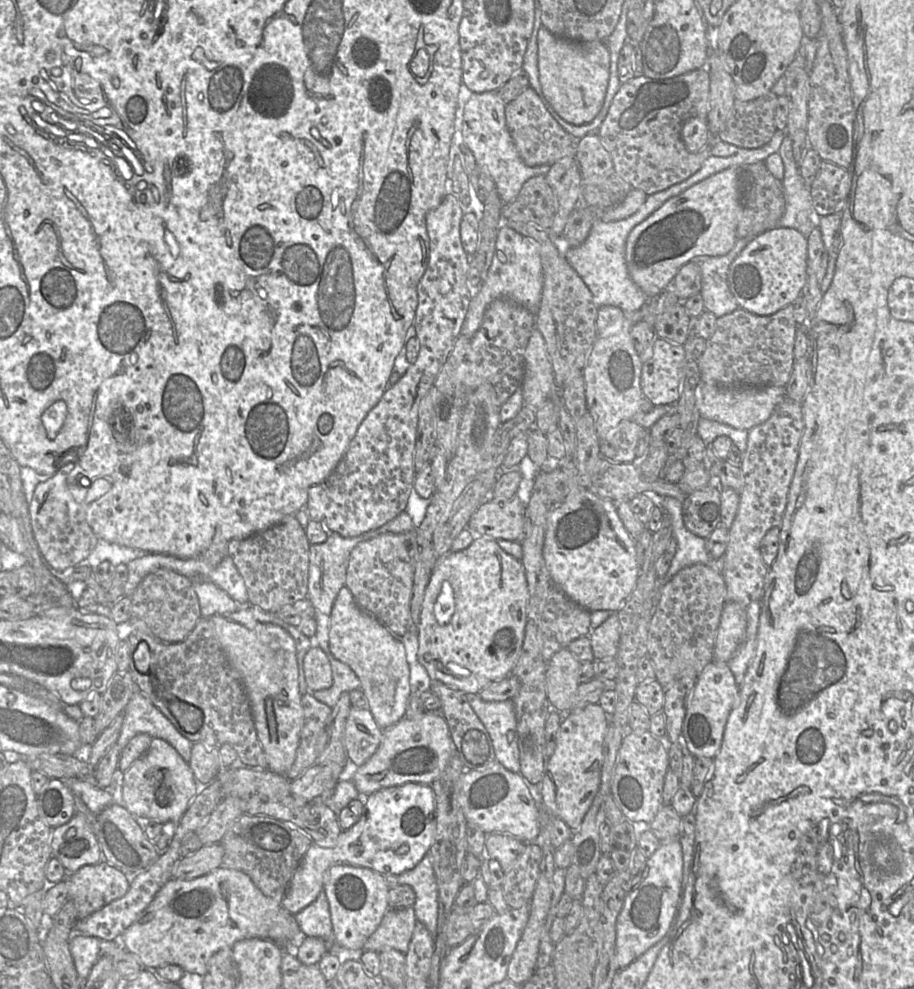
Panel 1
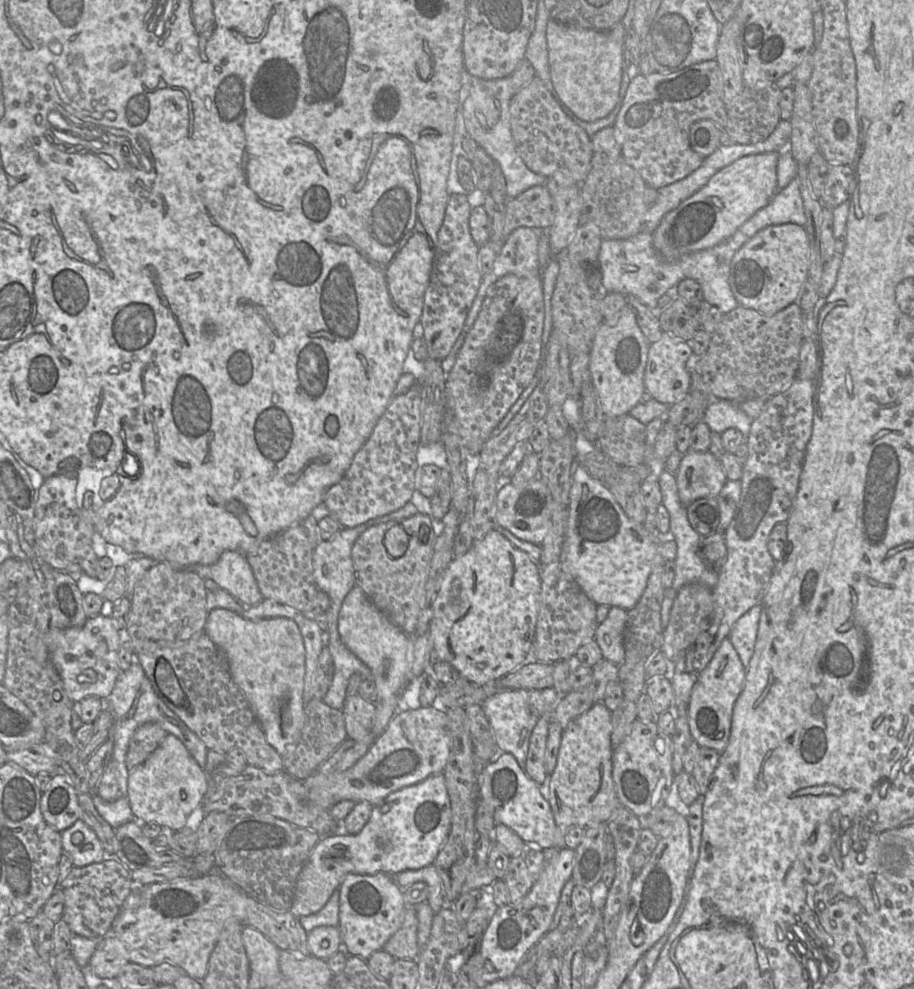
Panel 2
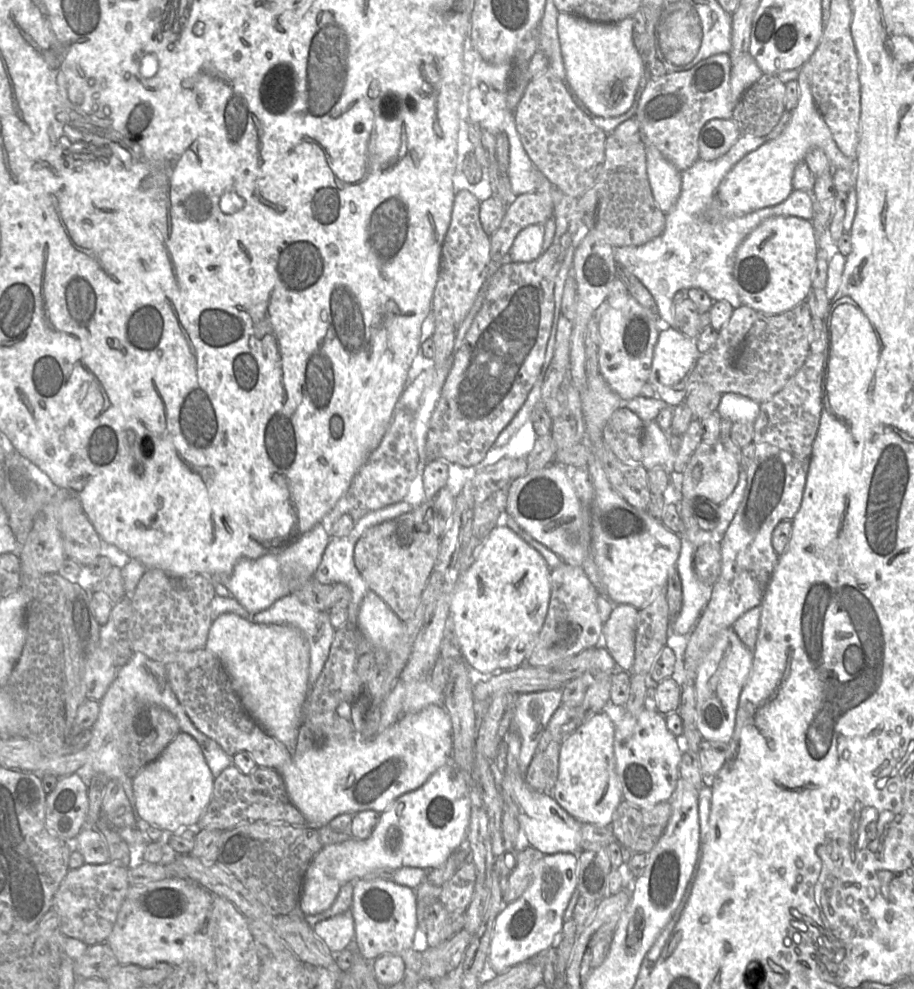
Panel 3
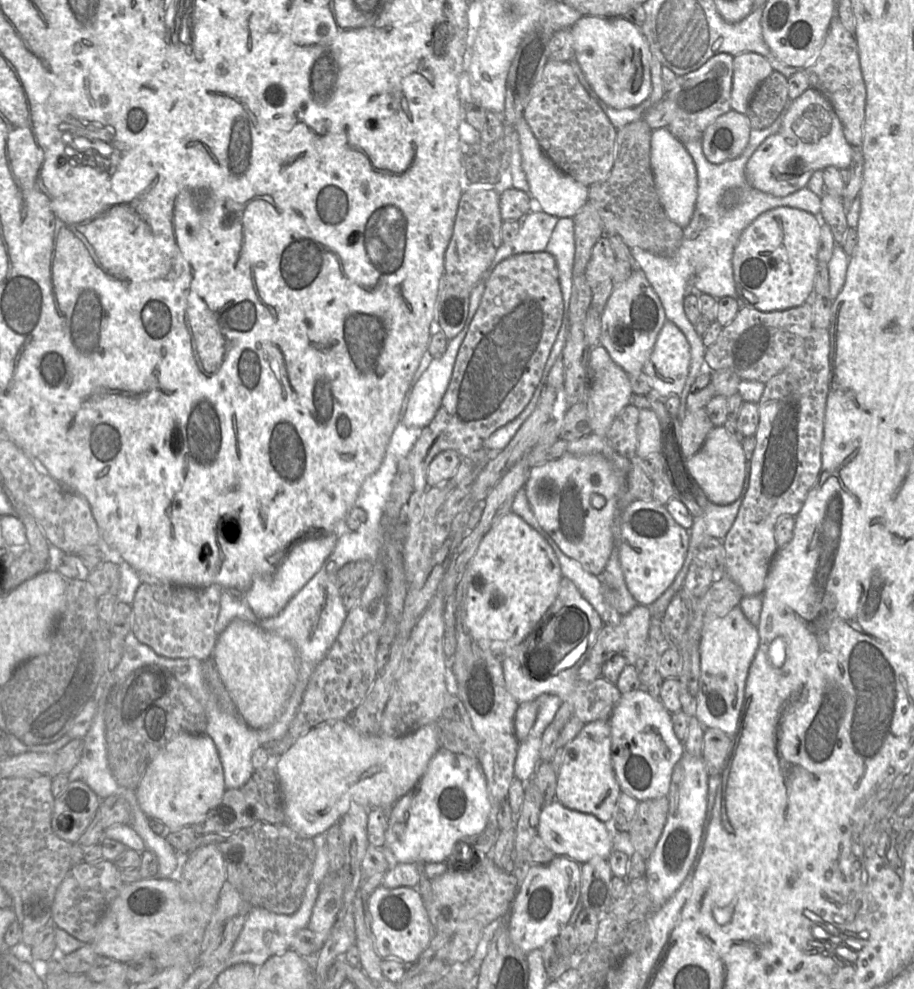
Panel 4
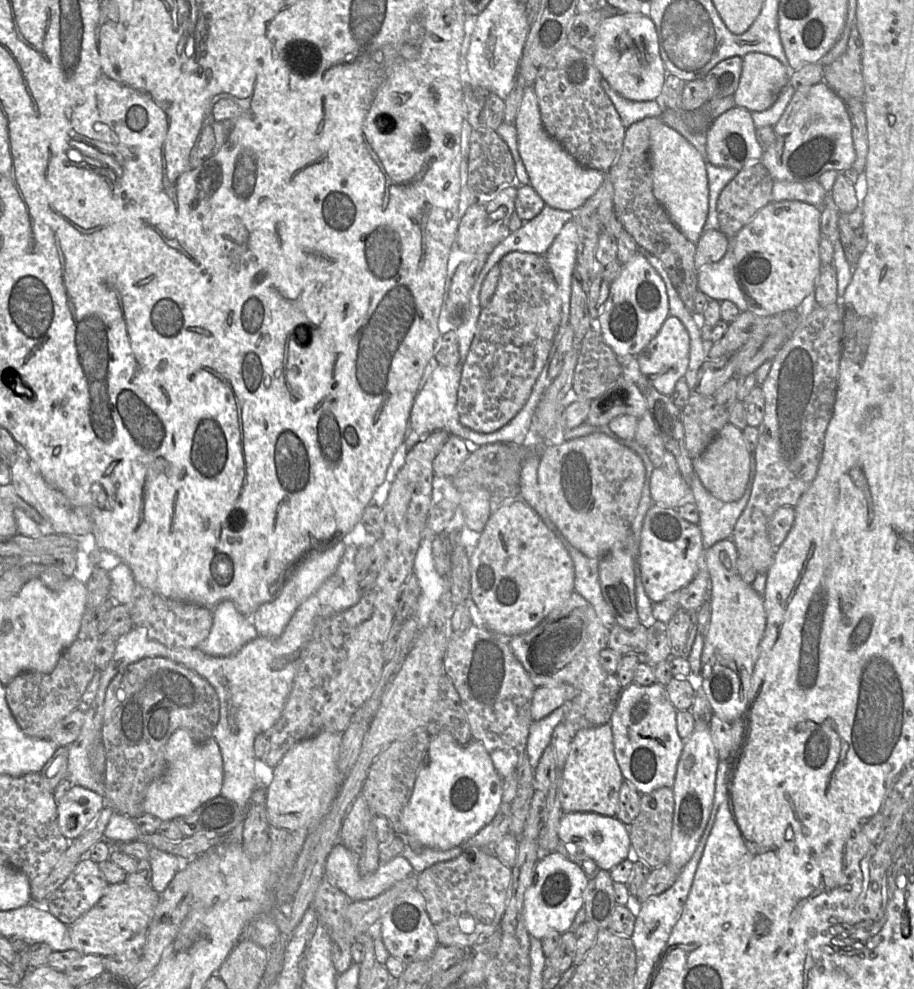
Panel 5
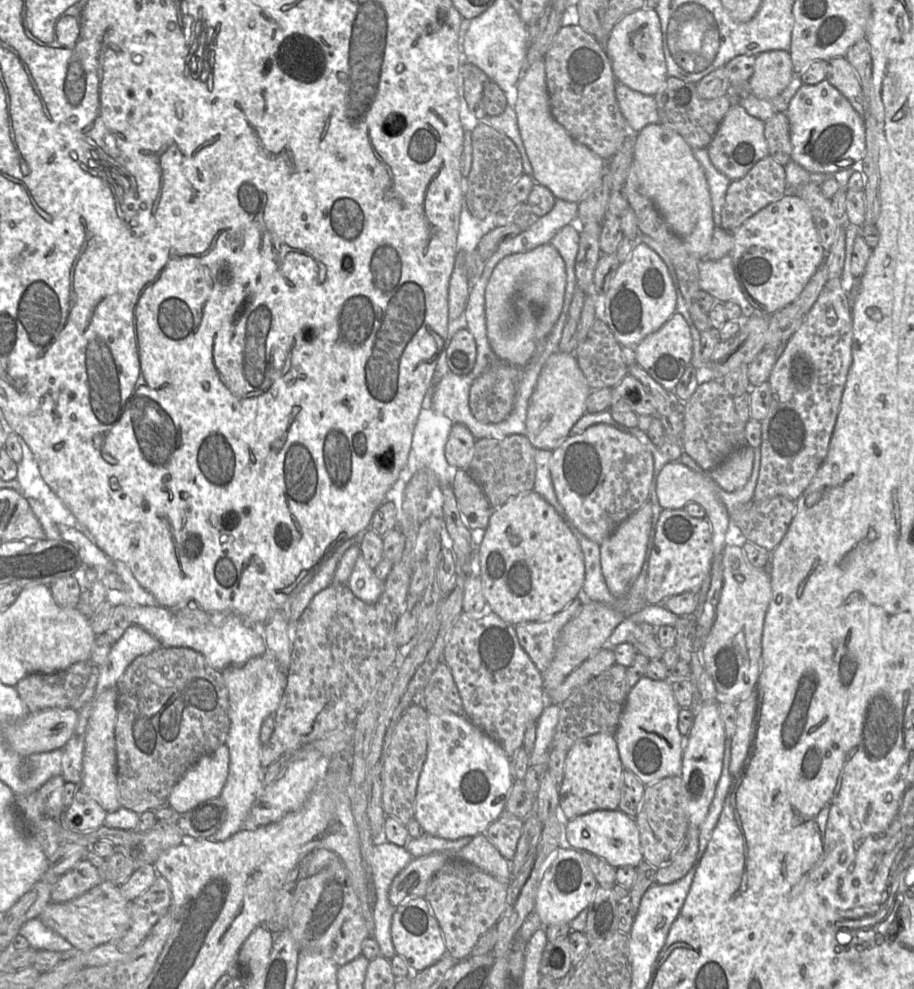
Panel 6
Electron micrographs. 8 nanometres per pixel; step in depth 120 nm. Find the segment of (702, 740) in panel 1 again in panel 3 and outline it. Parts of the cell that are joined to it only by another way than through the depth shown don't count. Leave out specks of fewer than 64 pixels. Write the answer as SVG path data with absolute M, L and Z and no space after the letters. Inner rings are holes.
M732 627L719 633L695 677L695 725L704 739L720 742L733 739L741 695L752 663L753 651L746 647Z

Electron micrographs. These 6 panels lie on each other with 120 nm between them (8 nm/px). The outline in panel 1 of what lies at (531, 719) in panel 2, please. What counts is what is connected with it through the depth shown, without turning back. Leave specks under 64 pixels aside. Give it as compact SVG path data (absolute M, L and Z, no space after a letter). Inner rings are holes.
M469 693L467 697L491 738L495 760L507 770L519 774L519 749L512 699L484 701L478 693Z

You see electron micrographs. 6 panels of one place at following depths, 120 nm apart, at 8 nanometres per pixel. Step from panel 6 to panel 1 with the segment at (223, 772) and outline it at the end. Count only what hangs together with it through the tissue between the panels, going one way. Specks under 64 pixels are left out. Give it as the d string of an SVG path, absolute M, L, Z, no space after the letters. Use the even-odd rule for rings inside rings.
M153 738L148 750L123 774L122 803L133 816L159 823L179 822L198 793L198 782L189 764L165 740Z

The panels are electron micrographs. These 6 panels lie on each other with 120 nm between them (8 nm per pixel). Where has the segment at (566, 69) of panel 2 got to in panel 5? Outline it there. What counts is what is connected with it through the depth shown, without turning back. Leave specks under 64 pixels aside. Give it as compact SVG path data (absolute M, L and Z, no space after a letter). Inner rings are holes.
M610 13L600 24L592 54L602 79L622 97L632 101L655 100L667 74L659 52L653 20L646 13Z

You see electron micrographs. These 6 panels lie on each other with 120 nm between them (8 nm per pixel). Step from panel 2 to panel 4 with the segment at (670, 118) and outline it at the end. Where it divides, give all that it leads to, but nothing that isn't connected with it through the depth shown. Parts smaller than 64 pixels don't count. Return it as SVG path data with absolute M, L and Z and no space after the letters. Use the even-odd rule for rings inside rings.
M716 54L699 69L678 76L673 88L666 92L664 99L671 99L676 105L675 117L667 129L682 143L702 139L706 128L731 110L733 60L730 54Z

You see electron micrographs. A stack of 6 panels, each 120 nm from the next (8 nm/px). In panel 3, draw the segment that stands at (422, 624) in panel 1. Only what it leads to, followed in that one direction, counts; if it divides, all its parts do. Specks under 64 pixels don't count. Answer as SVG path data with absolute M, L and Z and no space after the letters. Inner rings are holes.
M500 521L487 536L472 565L458 575L450 591L450 615L463 658L483 676L519 667L530 656L545 621L551 595L551 568L544 557Z

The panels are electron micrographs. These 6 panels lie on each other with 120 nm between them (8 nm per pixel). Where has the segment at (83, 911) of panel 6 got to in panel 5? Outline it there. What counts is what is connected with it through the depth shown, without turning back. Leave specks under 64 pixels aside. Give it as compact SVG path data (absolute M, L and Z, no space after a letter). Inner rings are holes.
M125 882L109 885L99 902L68 926L74 949L82 955L112 955L126 941L149 927L159 896L151 886L132 887Z

